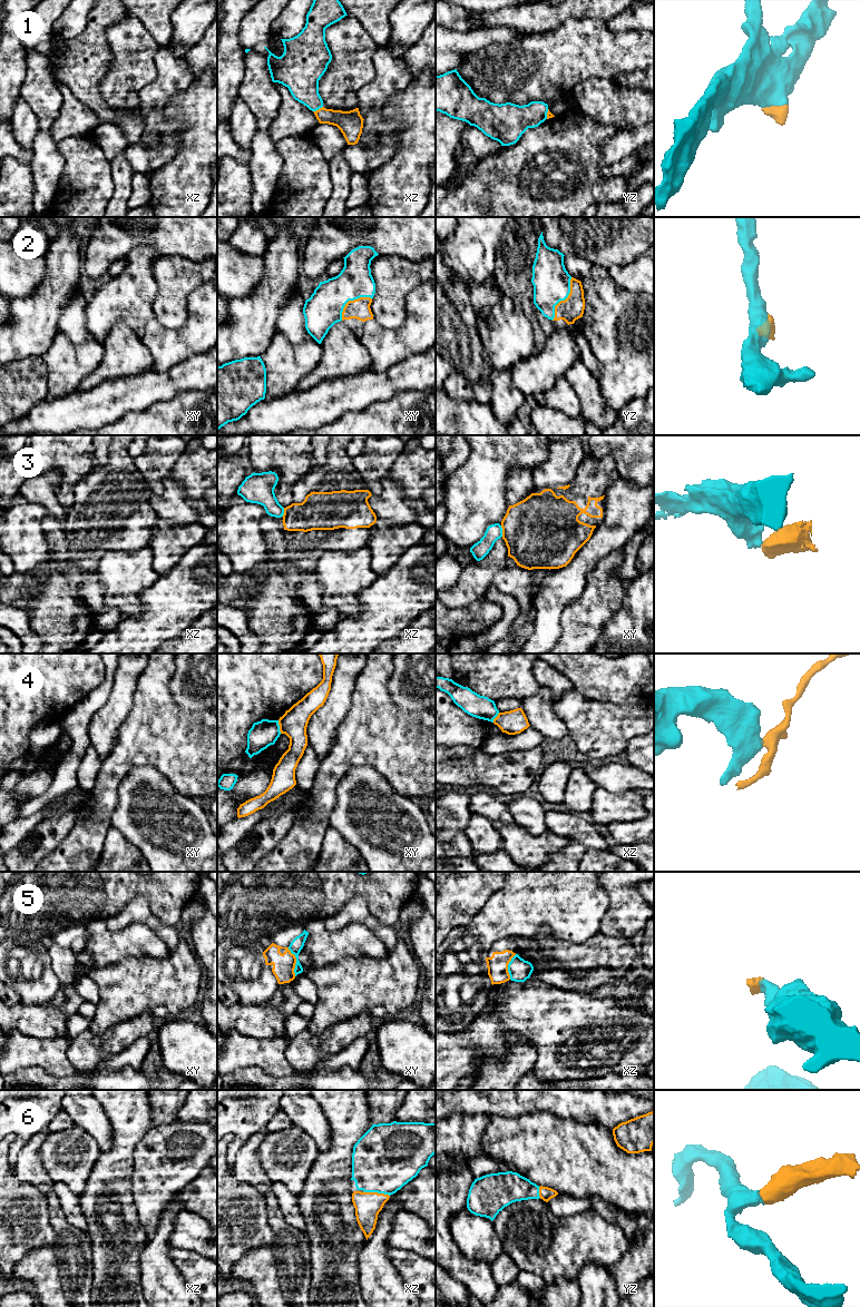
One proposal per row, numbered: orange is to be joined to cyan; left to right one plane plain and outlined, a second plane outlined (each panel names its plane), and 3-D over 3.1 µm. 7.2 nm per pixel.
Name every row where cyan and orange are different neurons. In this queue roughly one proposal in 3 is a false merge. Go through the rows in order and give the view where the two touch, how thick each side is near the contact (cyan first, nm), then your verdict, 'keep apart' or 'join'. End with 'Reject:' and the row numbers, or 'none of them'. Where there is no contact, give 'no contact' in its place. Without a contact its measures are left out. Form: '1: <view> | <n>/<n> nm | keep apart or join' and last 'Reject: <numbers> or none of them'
1: xz | 240/170 nm | join
2: yz | 280/170 nm | join
3: xy | 120/480 nm | keep apart
4: xy | 190/190 nm | keep apart
5: xy | 90/160 nm | keep apart
6: xz | 480/190 nm | join
Reject: 3, 4, 5

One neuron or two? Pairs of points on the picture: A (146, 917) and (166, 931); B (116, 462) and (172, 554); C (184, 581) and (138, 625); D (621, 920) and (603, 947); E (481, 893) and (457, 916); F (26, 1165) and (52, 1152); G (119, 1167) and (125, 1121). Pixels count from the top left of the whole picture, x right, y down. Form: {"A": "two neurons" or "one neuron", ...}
{"A": "one neuron", "B": "two neurons", "C": "one neuron", "D": "two neurons", "E": "one neuron", "F": "two neurons", "G": "one neuron"}

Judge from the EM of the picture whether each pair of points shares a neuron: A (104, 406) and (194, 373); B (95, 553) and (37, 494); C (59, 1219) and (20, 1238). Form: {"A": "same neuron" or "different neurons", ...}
{"A": "same neuron", "B": "different neurons", "C": "different neurons"}

